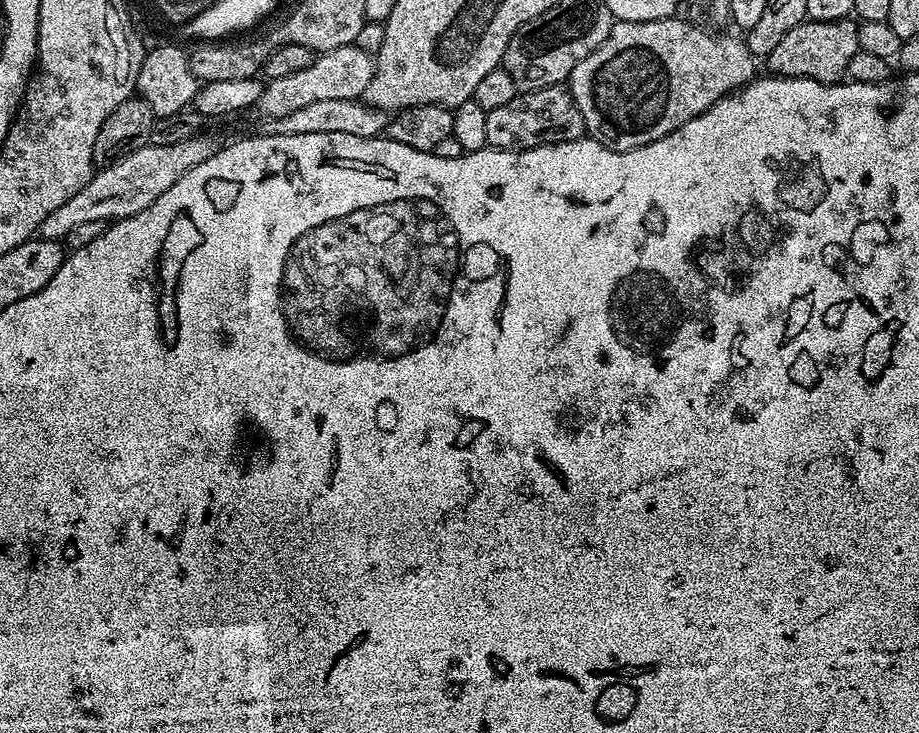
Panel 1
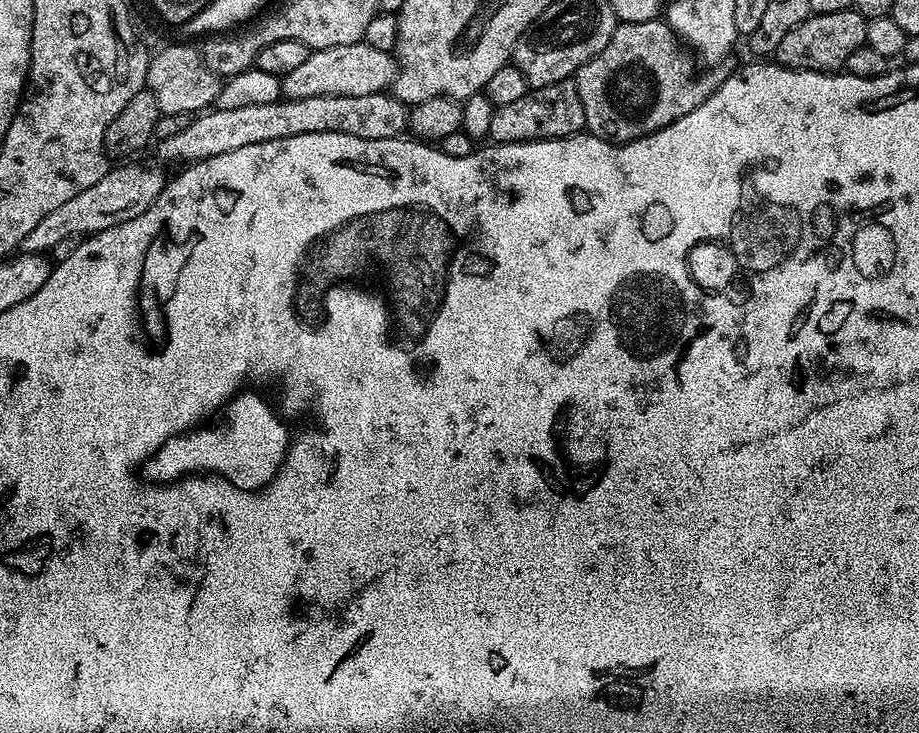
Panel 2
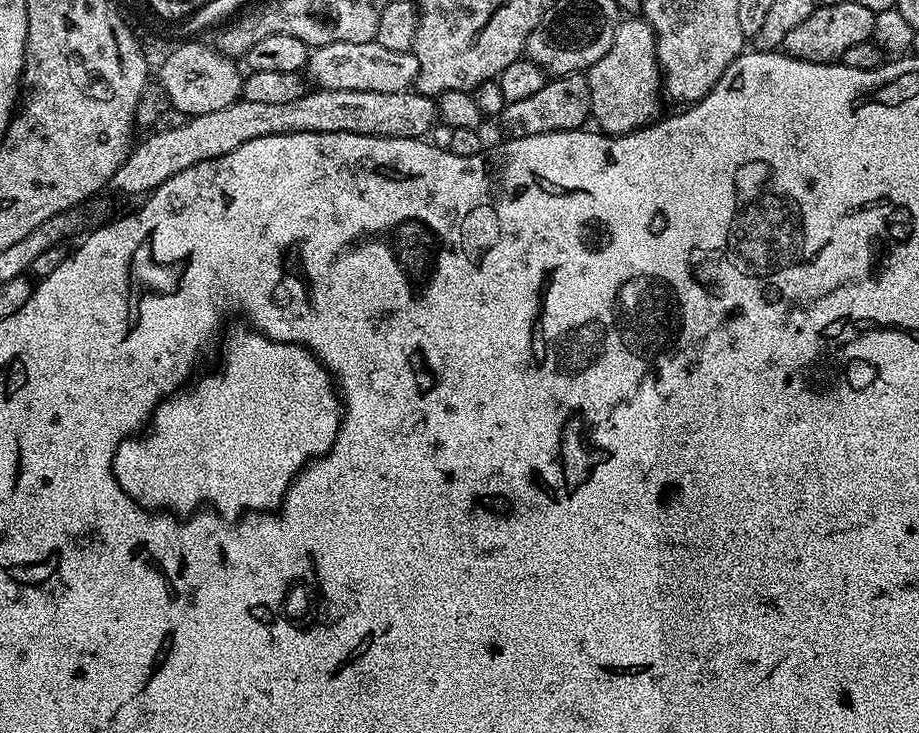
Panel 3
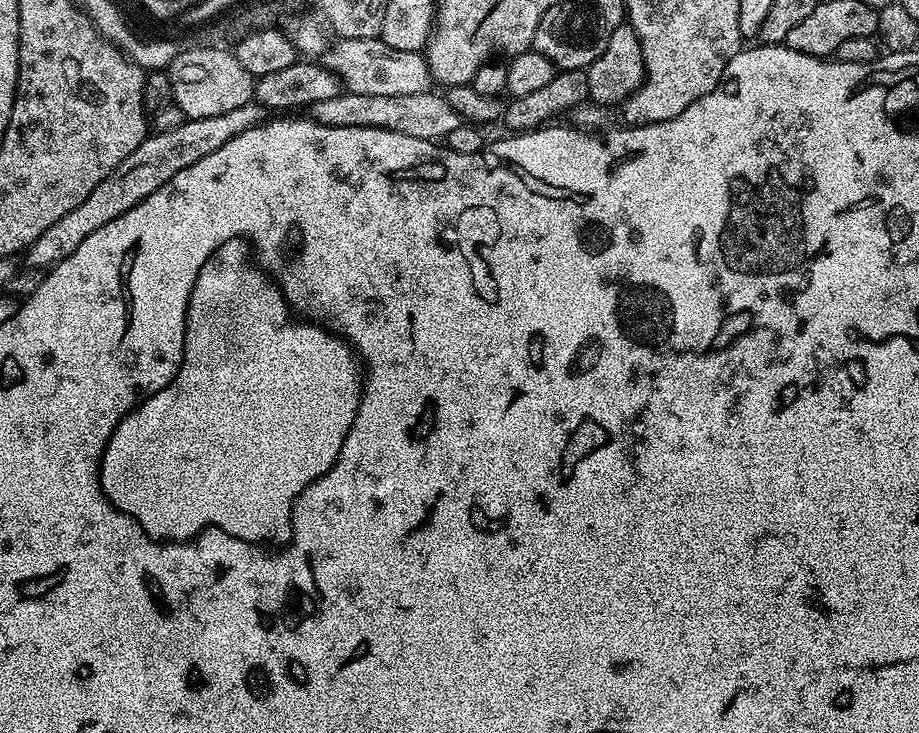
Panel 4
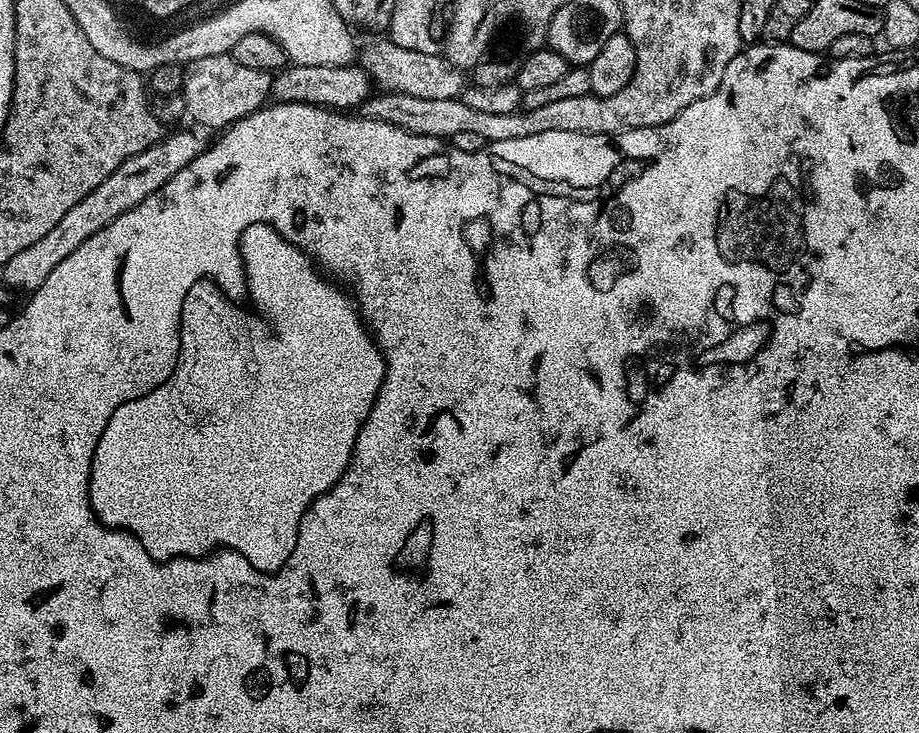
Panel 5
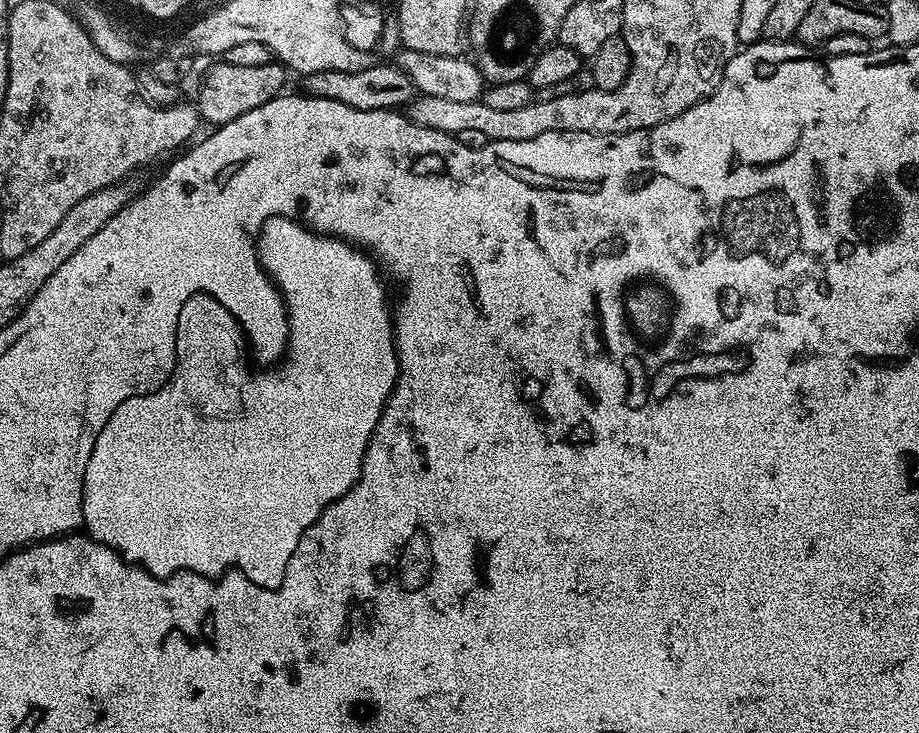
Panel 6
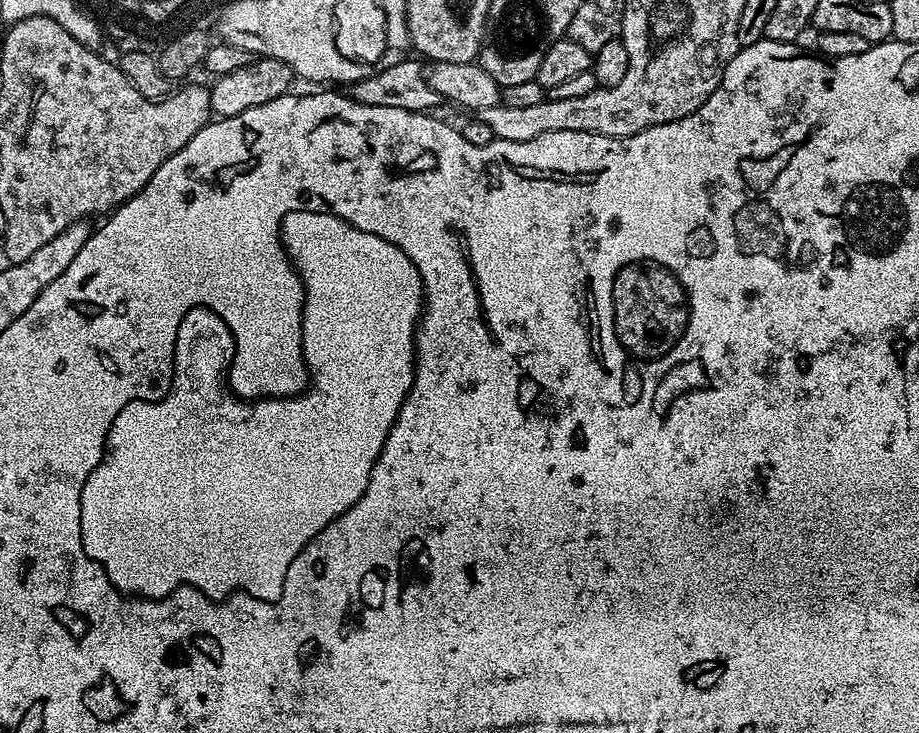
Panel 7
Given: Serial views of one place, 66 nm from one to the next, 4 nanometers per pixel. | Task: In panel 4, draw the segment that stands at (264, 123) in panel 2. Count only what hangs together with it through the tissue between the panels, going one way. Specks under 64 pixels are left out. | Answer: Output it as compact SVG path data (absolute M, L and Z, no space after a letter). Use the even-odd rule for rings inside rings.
M346 90L334 98L314 102L310 116L326 126L370 126L433 142L443 141L450 130L458 130L462 123L459 114L450 106L447 95L440 93L439 96L436 90L422 94L358 94ZM253 102L246 106L238 106L238 110L230 110L230 114L218 114L218 118L185 119L184 124L174 126L174 130L149 134L142 146L134 150L134 154L130 154L105 180L98 182L94 190L90 190L90 198L86 198L86 202L74 206L70 214L62 214L62 218L58 218L54 226L47 228L26 249L27 266L51 269L59 260L65 260L67 256L74 254L74 250L78 250L78 246L82 246L87 236L98 230L98 226L114 222L118 214L126 214L126 210L154 194L154 190L166 186L166 182L170 182L174 174L186 170L186 166L194 166L194 162L206 158L206 154L214 154L214 150L226 146L230 138L238 138L238 134L263 124L265 119L265 107Z

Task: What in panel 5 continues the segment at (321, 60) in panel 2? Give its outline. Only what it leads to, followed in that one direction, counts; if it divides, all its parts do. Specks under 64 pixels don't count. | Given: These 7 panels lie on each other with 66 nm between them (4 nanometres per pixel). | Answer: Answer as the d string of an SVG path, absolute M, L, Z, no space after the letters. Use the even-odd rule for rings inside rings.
M381 38L377 44L368 44L365 48L363 45L358 60L373 81L380 83L381 80L389 92L414 94L414 98L457 98L466 87L465 73L455 68L443 55L402 50L402 46L387 38Z

